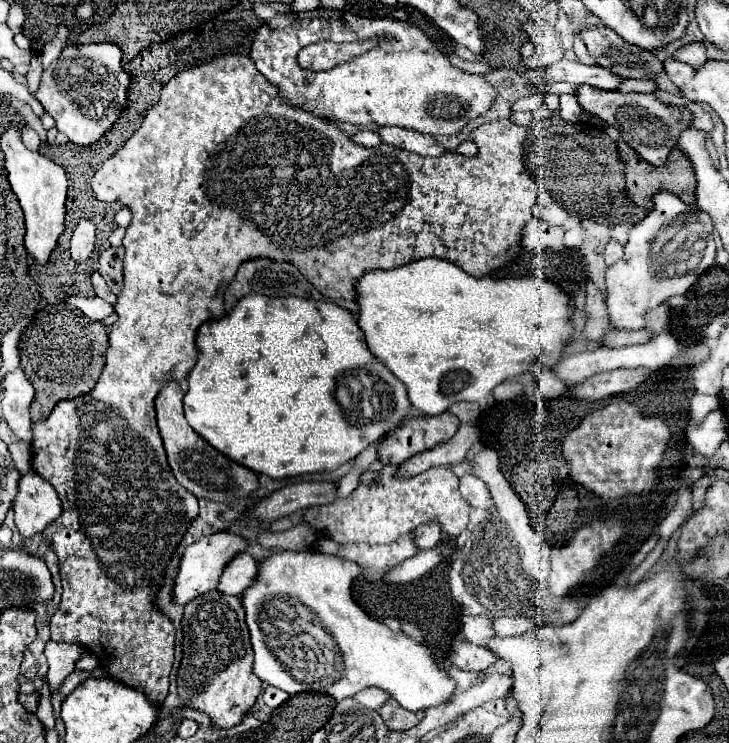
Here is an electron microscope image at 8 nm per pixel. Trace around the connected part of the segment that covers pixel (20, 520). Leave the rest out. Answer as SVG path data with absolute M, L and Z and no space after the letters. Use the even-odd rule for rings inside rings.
M27 472L19 480L15 506L15 524L21 536L39 534L61 514L61 500L55 488L37 472Z

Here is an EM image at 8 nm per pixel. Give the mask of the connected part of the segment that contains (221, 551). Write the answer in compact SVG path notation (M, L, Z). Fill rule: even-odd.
M217 532L217 534L211 534L211 536L203 536L195 544L187 546L183 556L181 556L179 570L177 570L177 576L175 576L175 582L173 582L173 592L171 592L173 604L183 604L185 606L189 600L213 590L217 586L219 576L221 576L223 568L227 566L227 562L235 554L243 552L245 546L247 546L247 542L241 536L229 534L229 532Z

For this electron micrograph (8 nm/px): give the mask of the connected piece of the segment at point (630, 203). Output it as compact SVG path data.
M615 142L615 150L619 152L619 156L623 160L623 166L627 168L627 186L625 186L627 204L623 204L623 222L627 222L627 224L641 222L653 210L653 196L657 192L663 192L663 190L677 194L687 204L695 204L697 178L695 178L695 172L693 172L693 164L691 164L691 160L679 148L675 148L671 152L667 164L663 168L657 168L657 170L655 170L655 166L647 164L643 158L639 158L639 154L635 150L631 150L623 142Z

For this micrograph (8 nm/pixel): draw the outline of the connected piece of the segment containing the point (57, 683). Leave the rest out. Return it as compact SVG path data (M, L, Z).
M47 642L45 646L45 656L49 662L49 672L45 676L49 690L57 692L65 680L67 674L75 670L75 662L85 654L83 646L77 644L59 644L59 642Z

